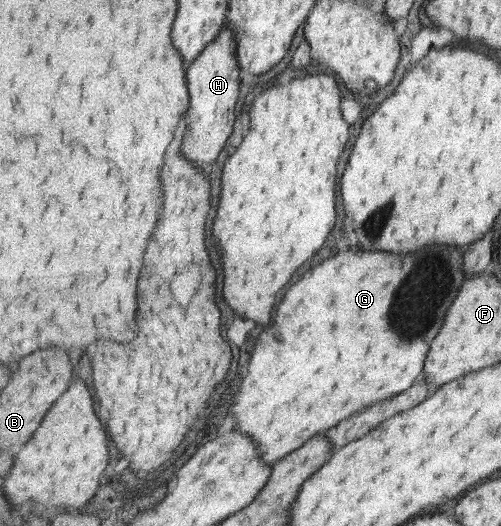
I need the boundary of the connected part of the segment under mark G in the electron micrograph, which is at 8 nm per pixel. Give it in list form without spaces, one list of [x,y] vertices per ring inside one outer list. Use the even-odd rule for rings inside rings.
[[[428,246],[428,248],[422,248],[420,252],[410,254],[410,256],[396,256],[396,254],[386,254],[386,252],[364,252],[364,250],[344,252],[344,254],[338,254],[334,258],[328,258],[326,262],[316,266],[312,272],[308,272],[298,284],[294,284],[288,290],[282,304],[278,306],[274,326],[270,326],[260,336],[260,342],[258,342],[258,346],[256,346],[256,350],[252,354],[252,360],[250,360],[248,376],[240,382],[242,390],[238,390],[234,400],[232,400],[230,416],[235,420],[234,429],[251,436],[259,444],[261,458],[268,464],[275,464],[295,450],[302,448],[308,440],[314,438],[317,434],[330,431],[332,427],[347,418],[351,418],[353,414],[360,412],[363,408],[368,408],[377,402],[383,402],[383,400],[388,400],[407,391],[419,376],[424,374],[431,344],[445,323],[446,314],[444,312],[452,306],[454,298],[459,295],[460,286],[464,284],[462,260],[464,260],[464,252],[460,248],[454,248],[454,246]]]

